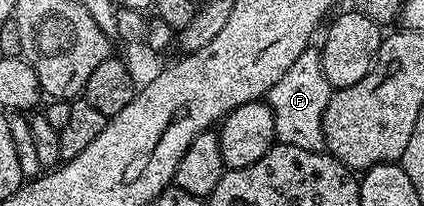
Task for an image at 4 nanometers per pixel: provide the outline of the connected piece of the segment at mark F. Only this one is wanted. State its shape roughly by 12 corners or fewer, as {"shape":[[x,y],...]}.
{"shape":[[310,46],[268,91],[277,141],[324,147],[333,88]]}

